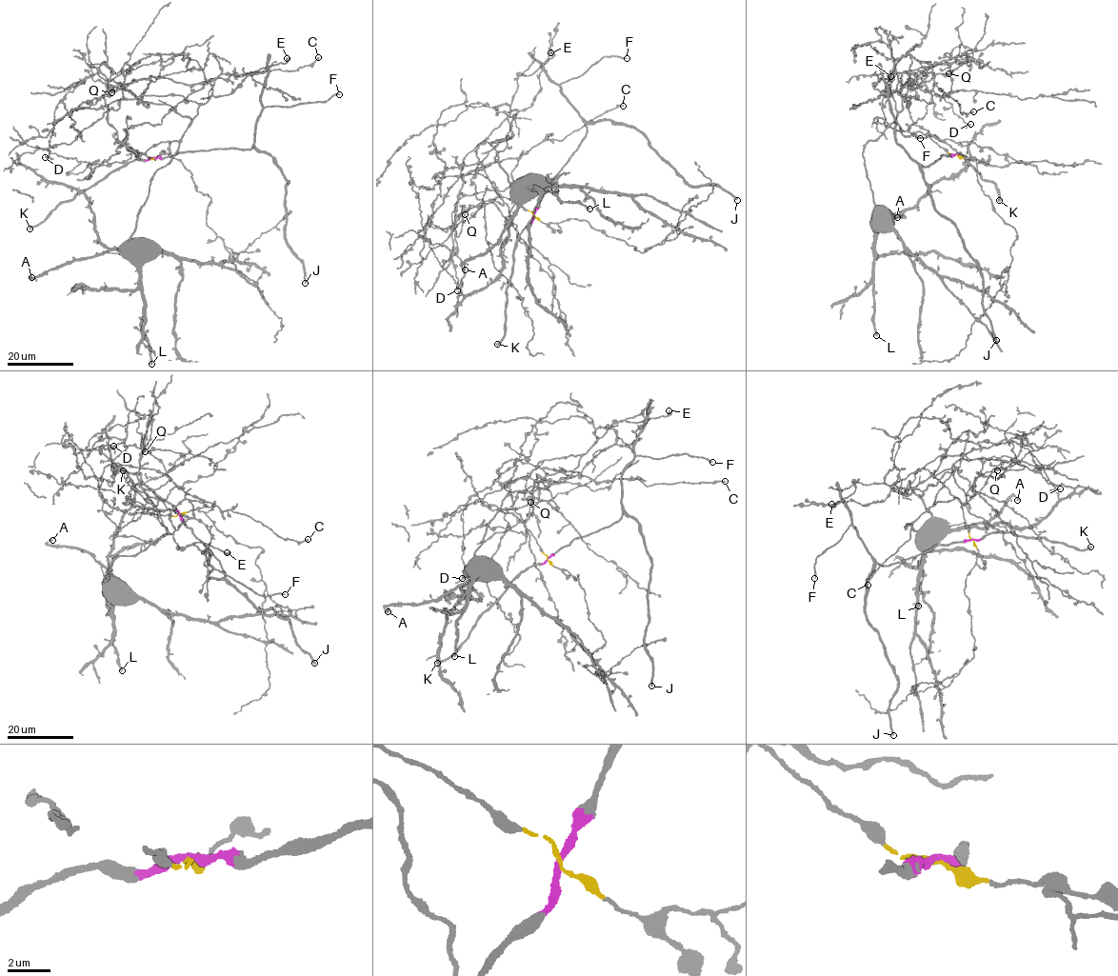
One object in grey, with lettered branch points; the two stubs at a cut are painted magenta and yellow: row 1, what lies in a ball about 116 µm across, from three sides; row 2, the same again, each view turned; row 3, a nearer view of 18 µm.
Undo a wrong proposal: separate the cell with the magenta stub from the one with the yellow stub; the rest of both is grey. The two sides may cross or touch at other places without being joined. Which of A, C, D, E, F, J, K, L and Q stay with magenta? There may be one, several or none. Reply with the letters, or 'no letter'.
F, J, K

